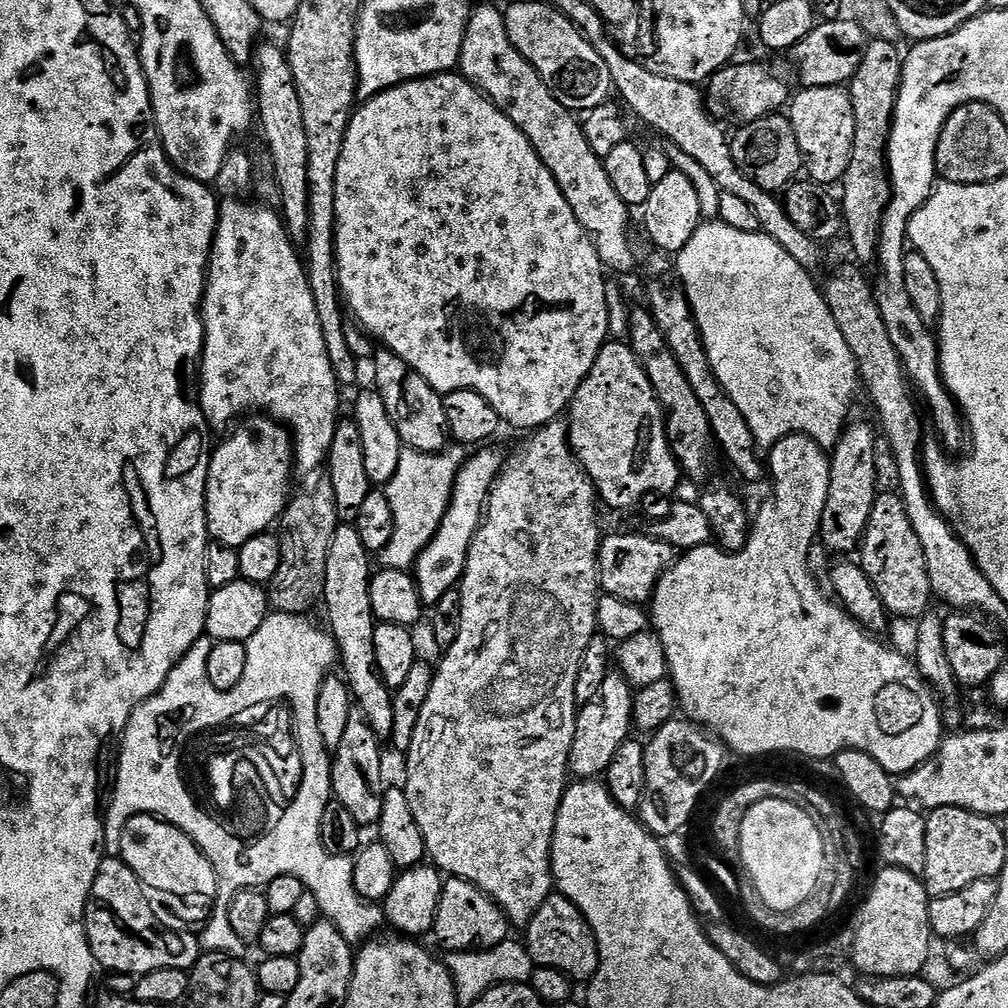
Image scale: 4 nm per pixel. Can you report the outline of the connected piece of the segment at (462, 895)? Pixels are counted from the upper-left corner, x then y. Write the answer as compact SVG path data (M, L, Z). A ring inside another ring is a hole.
M448 878L438 898L431 935L445 948L445 953L488 951L509 939L510 921L504 912L480 888L470 882Z

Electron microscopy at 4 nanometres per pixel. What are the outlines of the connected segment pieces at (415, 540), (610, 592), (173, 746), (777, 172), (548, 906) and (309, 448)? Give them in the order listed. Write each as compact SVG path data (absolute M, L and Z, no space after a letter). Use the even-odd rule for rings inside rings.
M460 446L449 447L443 452L404 449L402 458L398 458L398 470L394 470L394 478L390 478L386 486L396 529L388 545L378 553L379 563L383 567L408 570L415 565L446 514L448 503L452 500L452 486L457 471L465 459L465 449Z
M655 535L648 536L608 536L600 541L600 552L596 555L596 569L600 572L600 586L605 596L613 596L622 602L644 606L652 599L652 592L660 575L670 567L674 560L674 550L668 544L656 539Z
M278 611L269 614L262 622L259 630L246 641L246 670L238 686L234 686L229 692L219 692L212 688L207 680L207 657L210 656L213 645L204 638L194 642L192 649L176 663L174 670L166 678L163 686L149 700L137 706L130 718L130 722L125 726L122 735L119 737L119 740L121 740L120 765L116 768L117 804L112 808L112 824L110 820L110 823L105 827L104 842L108 846L119 845L120 832L126 818L134 816L136 813L149 813L159 817L188 835L201 849L209 862L212 863L213 870L215 870L219 879L225 885L228 883L232 890L260 890L270 882L274 882L274 878L279 876L298 878L304 883L305 889L312 892L314 898L318 898L321 913L340 931L342 938L346 938L348 944L356 946L367 941L375 933L372 931L379 924L382 924L382 912L375 903L365 902L357 896L352 878L352 860L347 856L331 856L320 841L322 814L328 809L333 795L330 752L329 749L324 747L322 734L318 730L318 690L324 677L333 671L338 660L338 653L336 651L336 642L331 635L323 627L320 629L310 619L307 615ZM280 696L286 696L292 702L292 706L296 710L296 722L302 724L302 730L284 730L282 724L278 724L278 708L264 708L268 700L274 700L274 698L280 698Z
M773 114L764 116L758 122L741 125L737 130L736 136L731 137L731 156L749 180L768 193L779 193L793 183L803 169L801 151L798 150L797 138L794 136L791 119L784 114Z
M553 894L542 902L542 906L527 921L528 940L526 947L533 965L553 968L568 978L581 976L584 982L591 981L600 965L600 952L596 948L596 936L592 933L583 914L564 896Z
M224 198L218 204L216 236L212 239L212 257L208 259L208 270L204 282L204 298L200 301L200 319L204 322L204 353L200 355L198 365L198 384L200 380L198 399L200 408L208 420L209 429L212 430L224 427L224 429L227 429L249 414L263 414L283 424L294 437L295 471L305 474L319 469L328 459L330 442L334 442L334 430L342 416L342 413L340 413L342 385L336 380L330 358L327 356L330 340L326 335L322 322L318 318L318 310L314 306L314 294L310 290L310 282L308 281L308 269L301 253L300 256L296 253L297 245L289 236L284 221L277 211L272 211L260 202L247 204L246 201L247 199L244 198Z

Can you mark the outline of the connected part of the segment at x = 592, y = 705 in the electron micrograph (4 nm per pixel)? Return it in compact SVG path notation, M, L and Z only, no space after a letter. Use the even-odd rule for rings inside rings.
M609 674L598 689L598 694L590 702L579 705L576 714L574 742L570 746L568 767L573 777L581 780L594 780L607 773L618 746L630 738L628 731L633 731L632 701L634 689L623 676Z

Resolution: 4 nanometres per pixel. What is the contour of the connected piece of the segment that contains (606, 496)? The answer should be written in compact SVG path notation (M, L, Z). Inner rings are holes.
M605 343L600 349L590 374L586 374L586 378L578 386L567 409L568 445L588 479L596 485L599 499L603 503L605 500L612 508L632 508L643 496L648 496L651 492L674 491L680 480L682 481L682 473L668 448L663 413L644 367L640 365L639 358L627 343L612 343Z

